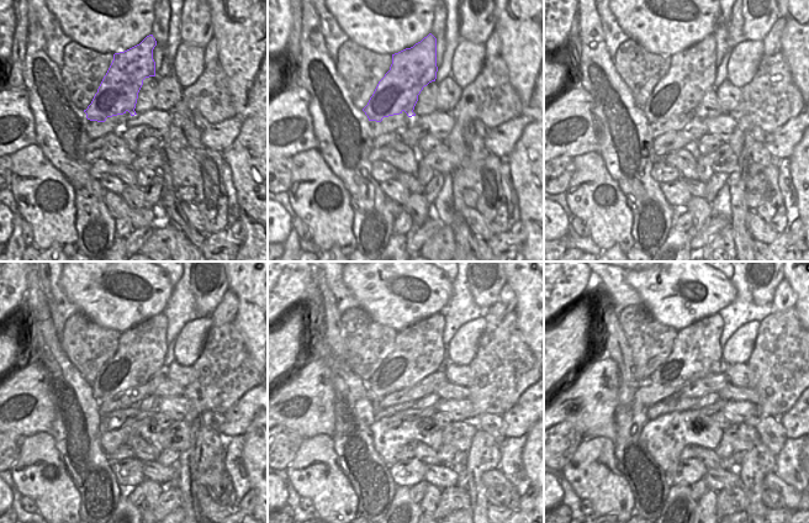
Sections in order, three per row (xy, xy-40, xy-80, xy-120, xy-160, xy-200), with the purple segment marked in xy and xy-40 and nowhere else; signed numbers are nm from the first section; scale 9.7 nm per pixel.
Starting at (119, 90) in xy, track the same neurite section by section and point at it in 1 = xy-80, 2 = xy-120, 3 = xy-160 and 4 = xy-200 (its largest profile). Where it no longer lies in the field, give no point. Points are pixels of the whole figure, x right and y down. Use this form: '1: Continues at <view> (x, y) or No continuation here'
1: Continues at xy-80 (692, 72)
2: Continues at xy-120 (141, 353)
3: Continues at xy-160 (418, 352)
4: Continues at xy-200 (696, 348)

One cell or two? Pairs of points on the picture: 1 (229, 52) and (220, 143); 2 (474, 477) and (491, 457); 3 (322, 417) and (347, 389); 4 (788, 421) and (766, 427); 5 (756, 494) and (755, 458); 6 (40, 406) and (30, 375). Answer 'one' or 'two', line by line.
1: two
2: one
3: two
4: two
5: one
6: one

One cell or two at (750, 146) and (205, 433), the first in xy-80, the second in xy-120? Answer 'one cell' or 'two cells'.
one cell

